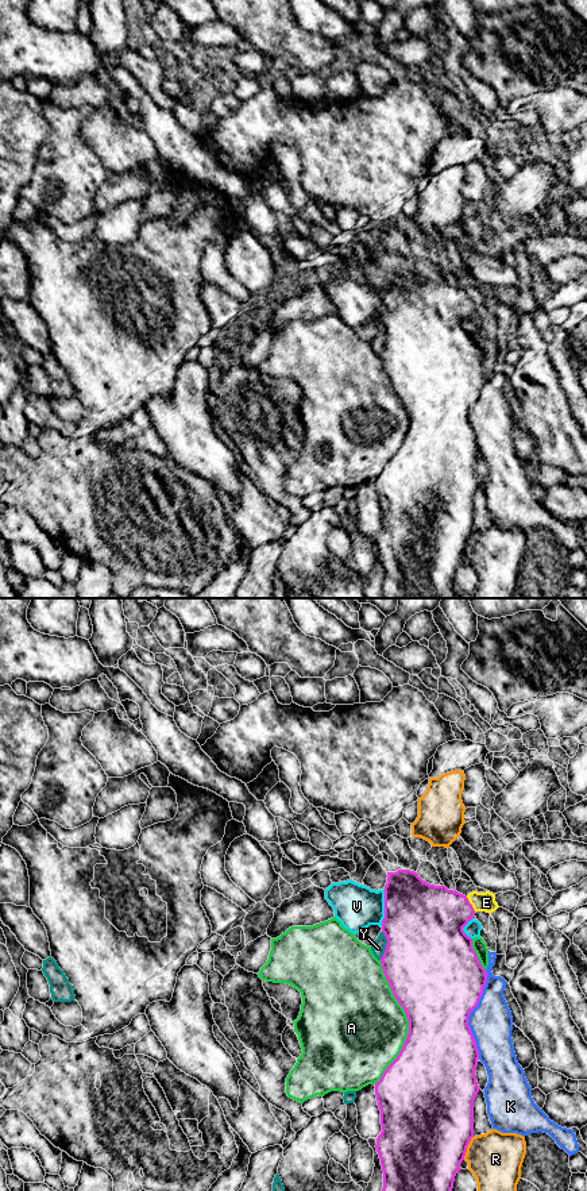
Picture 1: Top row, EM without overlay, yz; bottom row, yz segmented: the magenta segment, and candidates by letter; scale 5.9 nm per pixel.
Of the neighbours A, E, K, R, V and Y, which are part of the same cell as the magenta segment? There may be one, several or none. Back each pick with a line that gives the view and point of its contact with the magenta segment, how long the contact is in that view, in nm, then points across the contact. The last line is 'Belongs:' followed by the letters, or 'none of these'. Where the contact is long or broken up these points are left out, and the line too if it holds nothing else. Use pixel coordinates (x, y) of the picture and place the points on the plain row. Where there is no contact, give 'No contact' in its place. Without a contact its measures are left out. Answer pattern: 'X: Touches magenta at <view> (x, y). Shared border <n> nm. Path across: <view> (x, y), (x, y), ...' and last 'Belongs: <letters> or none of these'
E: Touches magenta at yz (471, 300). Shared border 110 nm. Path across: yz (432, 312), (471, 300), (486, 297)
Belongs: E

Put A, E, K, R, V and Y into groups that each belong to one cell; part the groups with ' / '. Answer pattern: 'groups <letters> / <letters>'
groups A / E / K / R / V / Y

